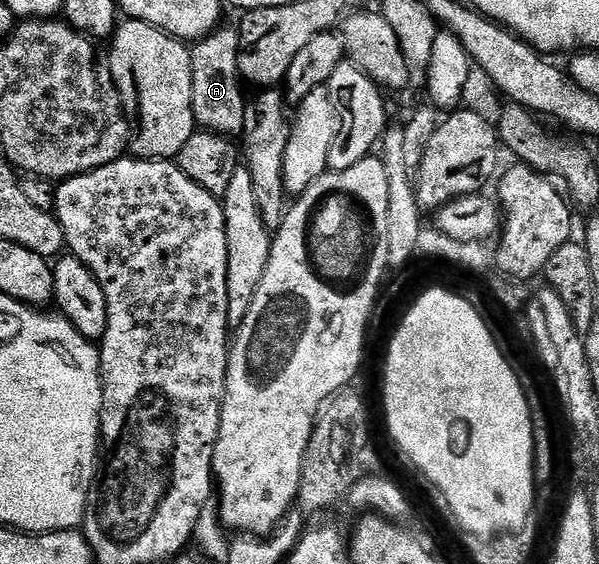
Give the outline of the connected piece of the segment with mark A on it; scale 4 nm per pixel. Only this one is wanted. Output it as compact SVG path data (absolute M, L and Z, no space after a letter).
M227 25L219 26L208 37L197 40L190 47L190 60L192 61L192 109L194 110L194 122L201 130L215 131L217 135L227 137L241 136L244 129L244 109L248 102L247 96L242 96L244 80L238 74L238 36L239 32L234 31Z

